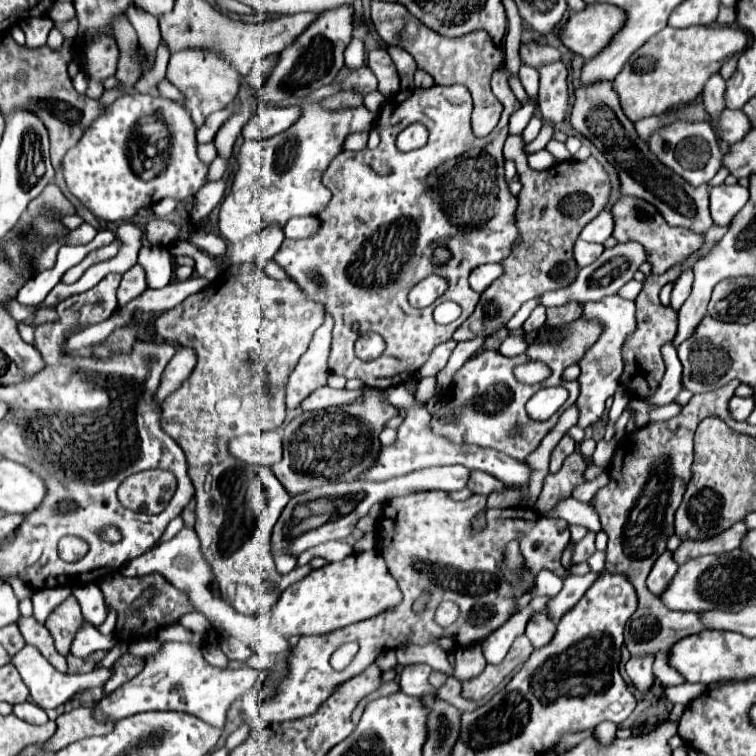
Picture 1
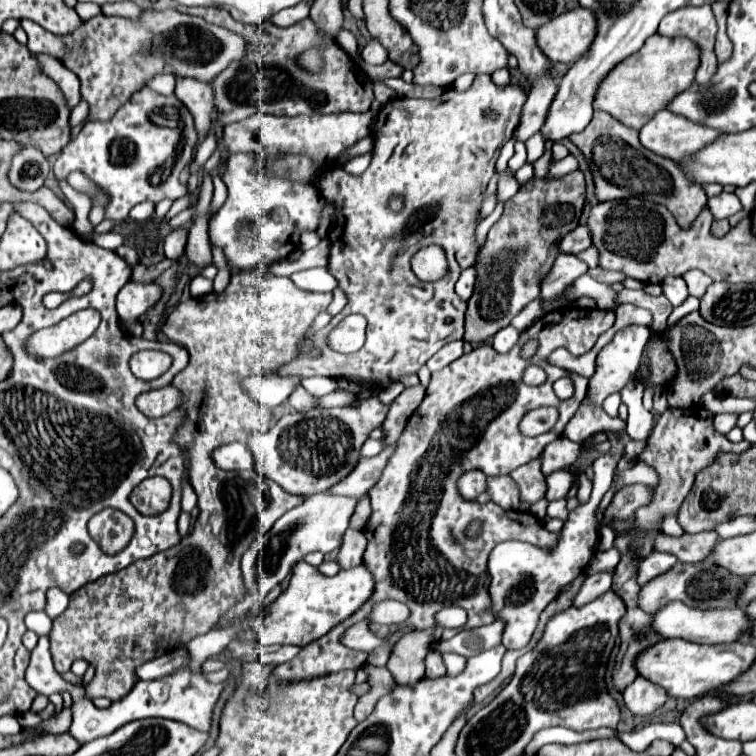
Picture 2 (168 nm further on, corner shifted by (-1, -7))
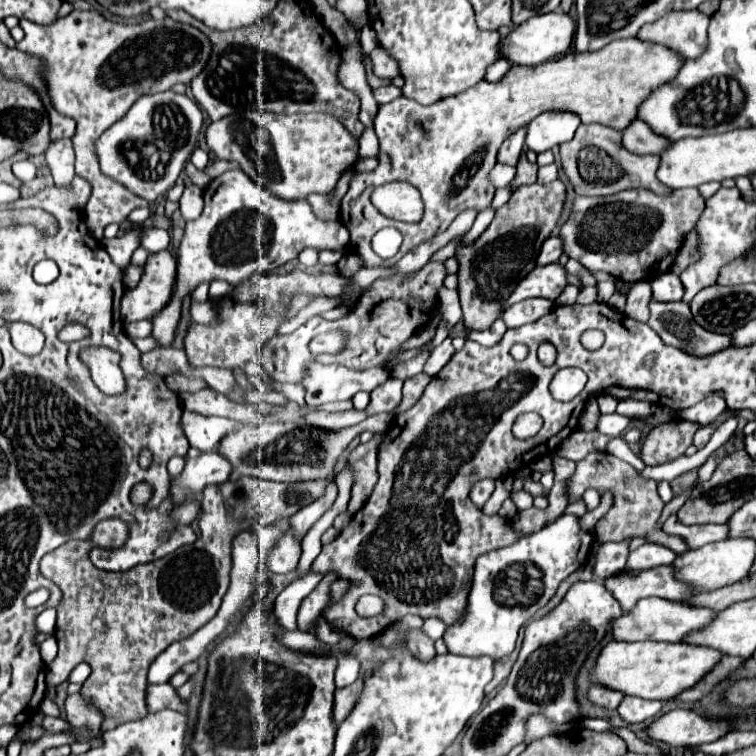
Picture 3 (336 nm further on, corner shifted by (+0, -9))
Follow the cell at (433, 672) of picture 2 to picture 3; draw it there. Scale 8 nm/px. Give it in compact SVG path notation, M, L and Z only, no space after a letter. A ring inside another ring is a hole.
M420 629L418 631L410 631L406 635L406 643L408 643L408 651L420 659L420 661L428 661L436 657L436 649L434 649L434 641L428 639Z

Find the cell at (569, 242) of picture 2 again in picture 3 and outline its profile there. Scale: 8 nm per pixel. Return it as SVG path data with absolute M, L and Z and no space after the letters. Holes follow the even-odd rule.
M550 237L542 245L542 251L538 255L538 265L556 263L562 255L564 255L564 245L560 243L560 237Z

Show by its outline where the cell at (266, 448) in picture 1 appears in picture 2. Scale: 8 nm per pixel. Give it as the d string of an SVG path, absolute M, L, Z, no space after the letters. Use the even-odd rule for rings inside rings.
M227 443L213 451L213 463L223 471L253 469L253 455L245 443Z

